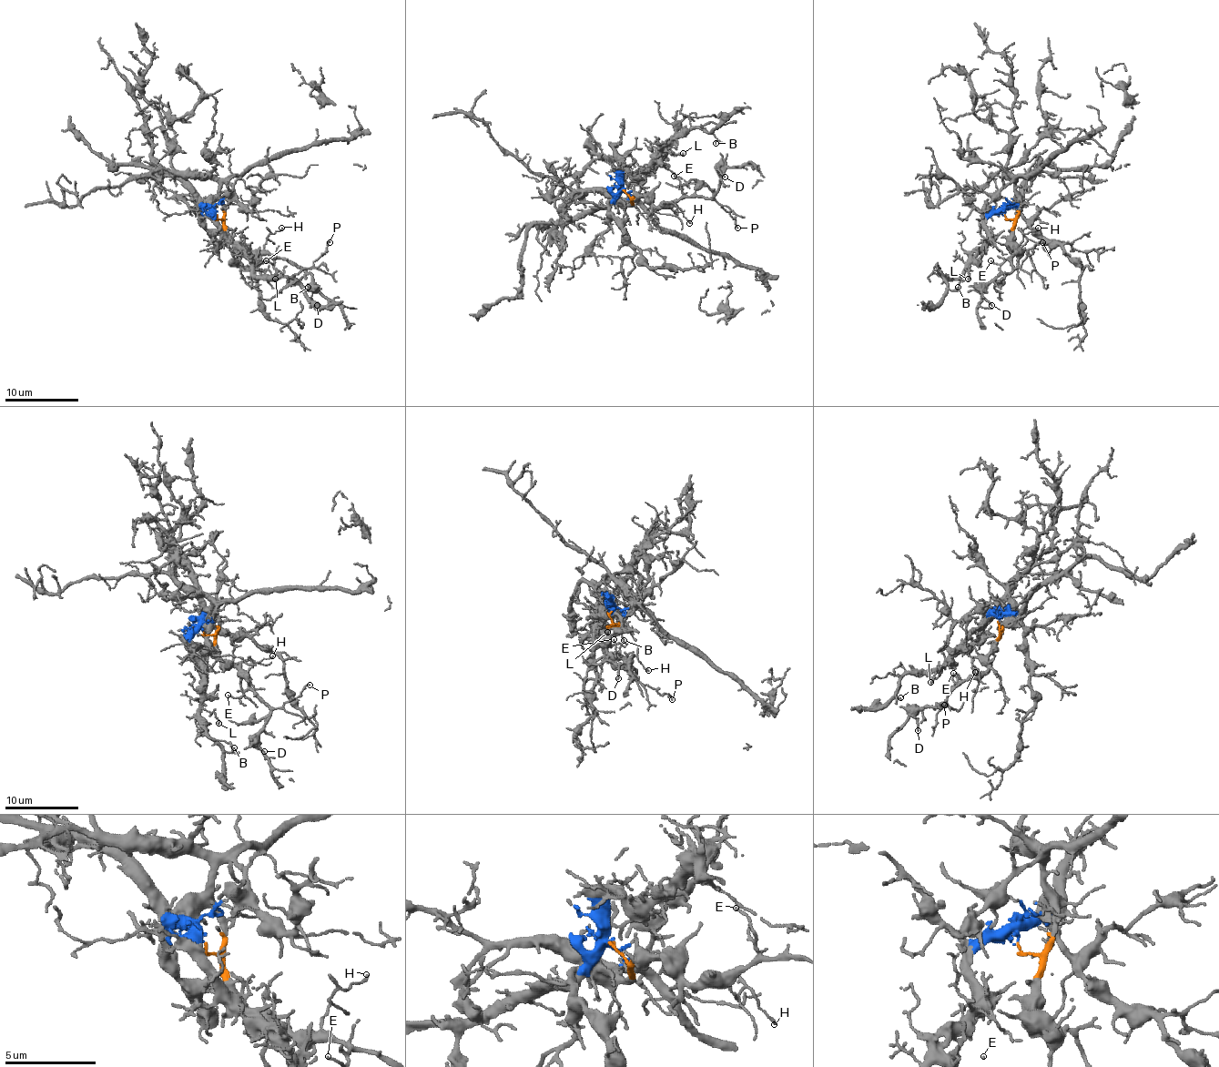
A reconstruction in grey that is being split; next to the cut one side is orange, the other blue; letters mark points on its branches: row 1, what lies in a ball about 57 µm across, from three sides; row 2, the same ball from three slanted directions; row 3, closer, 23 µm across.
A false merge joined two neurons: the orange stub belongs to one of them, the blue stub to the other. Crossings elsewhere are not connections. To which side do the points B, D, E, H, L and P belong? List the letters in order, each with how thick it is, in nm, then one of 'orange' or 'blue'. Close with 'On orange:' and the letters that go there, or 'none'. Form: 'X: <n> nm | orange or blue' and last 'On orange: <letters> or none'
B: 90 nm | blue
D: 120 nm | orange
E: 100 nm | orange
H: 130 nm | orange
L: 90 nm | blue
P: 120 nm | orange
On orange: D, E, H, P

